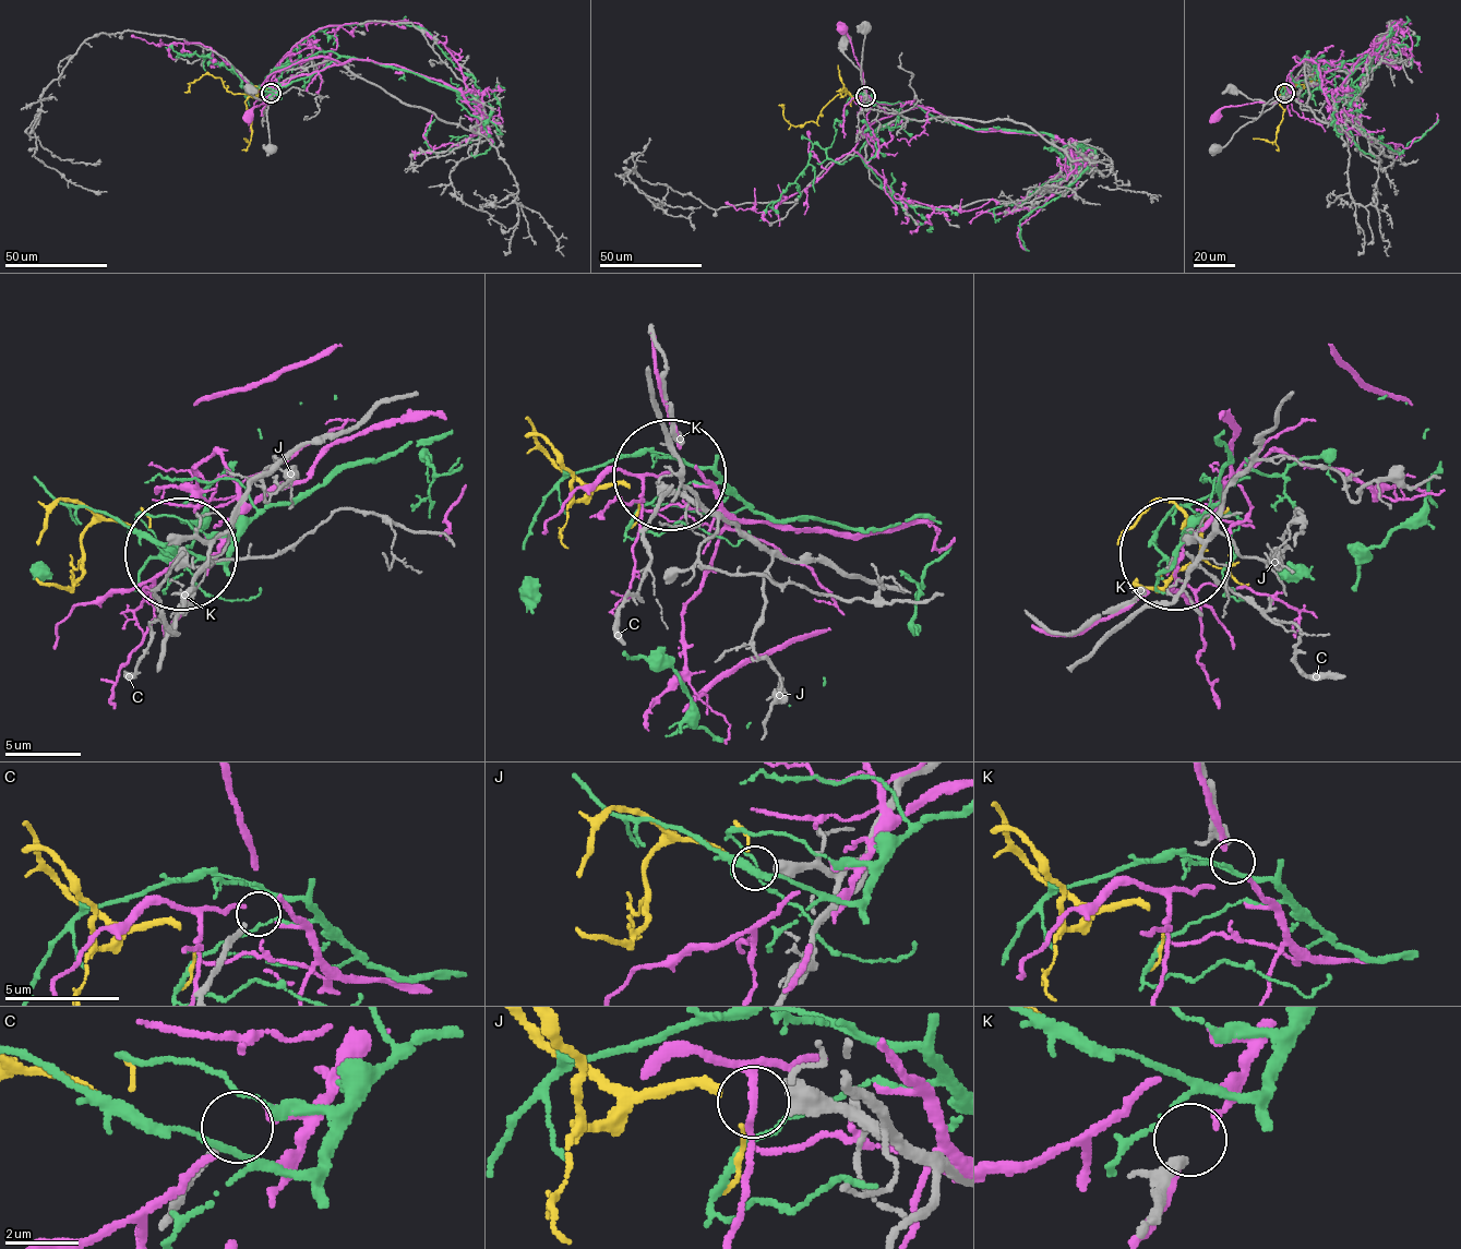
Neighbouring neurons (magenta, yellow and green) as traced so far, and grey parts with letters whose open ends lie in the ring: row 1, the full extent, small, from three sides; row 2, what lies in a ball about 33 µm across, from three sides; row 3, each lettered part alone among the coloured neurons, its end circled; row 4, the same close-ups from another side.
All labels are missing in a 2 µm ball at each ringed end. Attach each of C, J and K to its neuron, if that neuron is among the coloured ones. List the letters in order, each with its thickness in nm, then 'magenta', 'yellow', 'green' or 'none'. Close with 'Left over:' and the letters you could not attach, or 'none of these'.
C: calibre 240 nm; green
J: calibre 550 nm; yellow
K: calibre 280 nm; none
Left over: K

